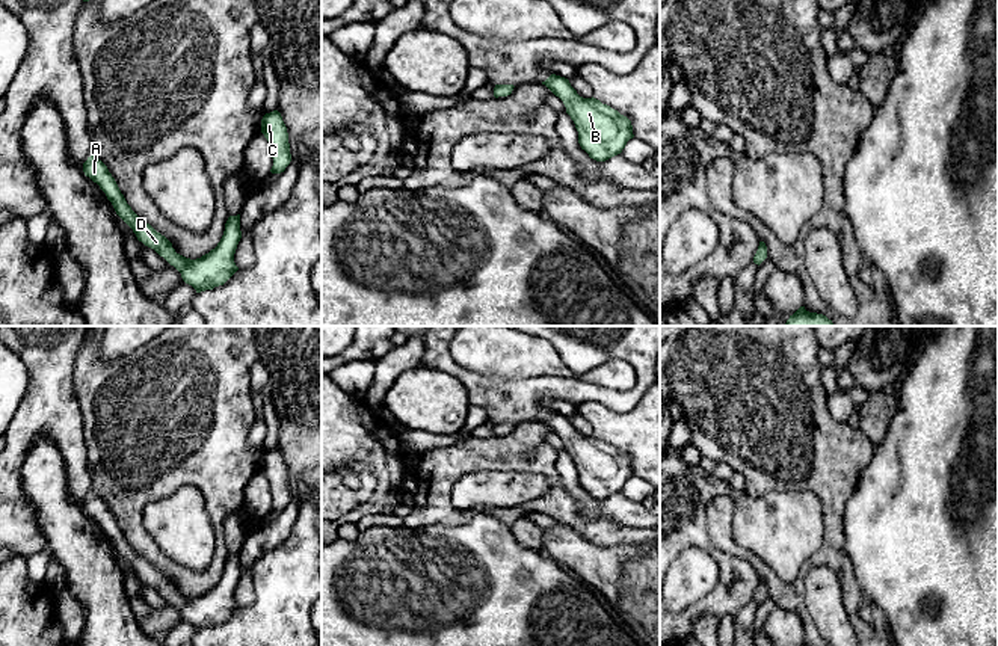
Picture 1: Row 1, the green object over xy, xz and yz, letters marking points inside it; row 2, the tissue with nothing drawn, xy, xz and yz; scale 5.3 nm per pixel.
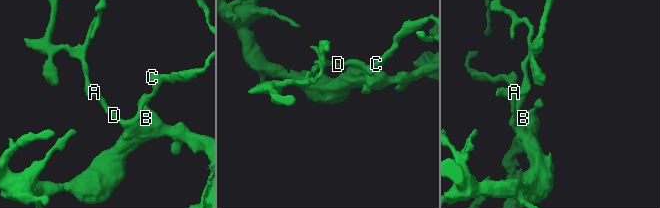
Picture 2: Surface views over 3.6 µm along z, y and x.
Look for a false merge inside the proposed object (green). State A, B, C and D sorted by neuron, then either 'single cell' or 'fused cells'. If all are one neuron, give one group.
A B C D | single cell

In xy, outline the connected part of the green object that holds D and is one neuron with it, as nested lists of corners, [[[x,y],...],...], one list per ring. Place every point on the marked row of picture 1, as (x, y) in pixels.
[[[88,157],[83,163],[83,172],[106,193],[116,214],[133,229],[137,240],[174,266],[181,273],[183,281],[192,285],[196,293],[223,285],[239,270],[234,254],[242,238],[240,214],[228,217],[223,235],[214,249],[201,258],[190,260],[177,254],[165,235],[131,210],[115,178],[100,158]]]

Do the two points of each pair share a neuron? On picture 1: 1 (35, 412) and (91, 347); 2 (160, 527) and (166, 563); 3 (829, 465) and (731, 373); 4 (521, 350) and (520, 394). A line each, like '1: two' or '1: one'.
1: two
2: two
3: one
4: two

